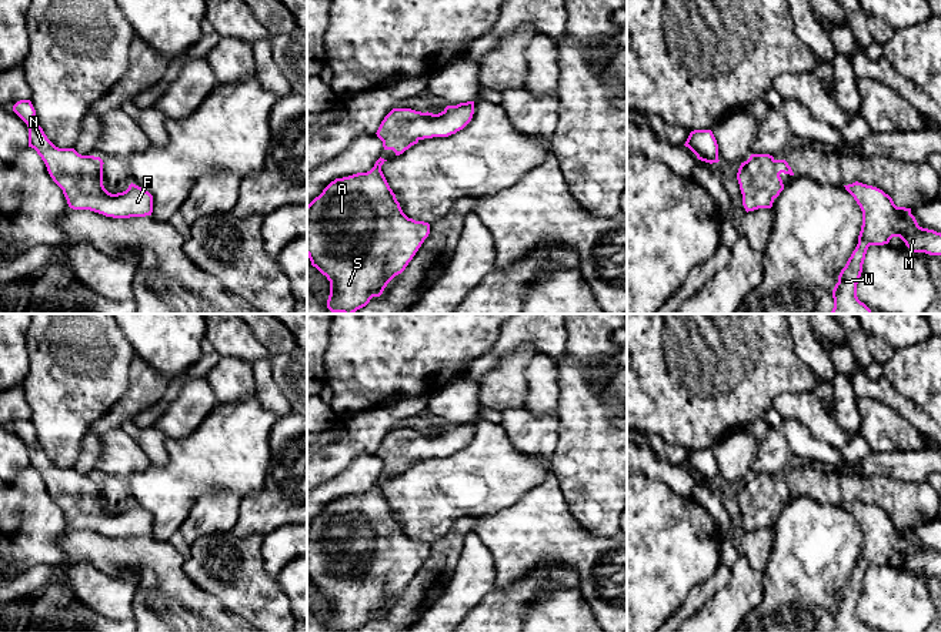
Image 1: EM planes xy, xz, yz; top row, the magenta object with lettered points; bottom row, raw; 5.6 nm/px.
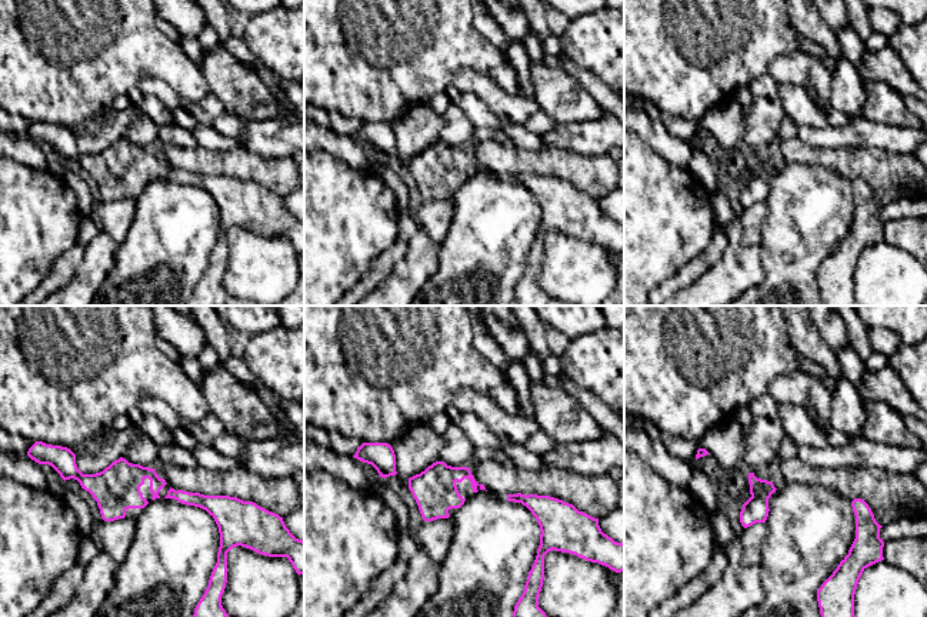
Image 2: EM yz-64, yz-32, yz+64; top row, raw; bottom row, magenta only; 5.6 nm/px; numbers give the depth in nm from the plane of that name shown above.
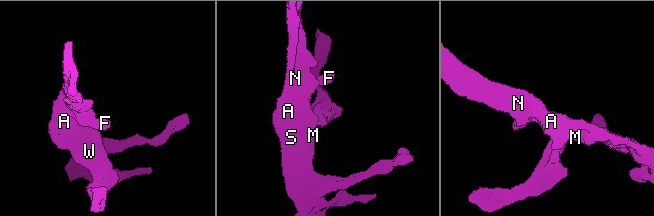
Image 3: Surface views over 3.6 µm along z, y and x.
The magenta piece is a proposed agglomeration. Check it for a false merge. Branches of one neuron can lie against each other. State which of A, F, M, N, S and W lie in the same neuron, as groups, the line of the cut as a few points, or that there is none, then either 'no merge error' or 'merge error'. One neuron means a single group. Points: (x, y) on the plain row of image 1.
A F M N S W | no cut | no merge error

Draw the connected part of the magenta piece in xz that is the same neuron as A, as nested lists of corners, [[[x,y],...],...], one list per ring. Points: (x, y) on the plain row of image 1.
[[[380,476],[376,481],[374,486],[367,492],[357,492],[357,494],[353,494],[348,496],[336,498],[323,509],[323,512],[318,516],[316,516],[307,525],[307,575],[311,581],[311,585],[316,586],[330,601],[330,615],[327,619],[327,628],[331,632],[356,632],[357,629],[366,626],[373,616],[380,616],[383,613],[384,608],[387,606],[387,603],[396,595],[401,593],[406,589],[408,582],[413,579],[413,576],[416,575],[416,572],[418,571],[418,568],[421,566],[421,564],[424,562],[424,559],[430,554],[430,544],[428,542],[416,541],[413,538],[408,538],[403,532],[400,522],[396,518],[396,514],[390,508],[383,491],[381,491],[381,485],[386,481],[387,479]]]

